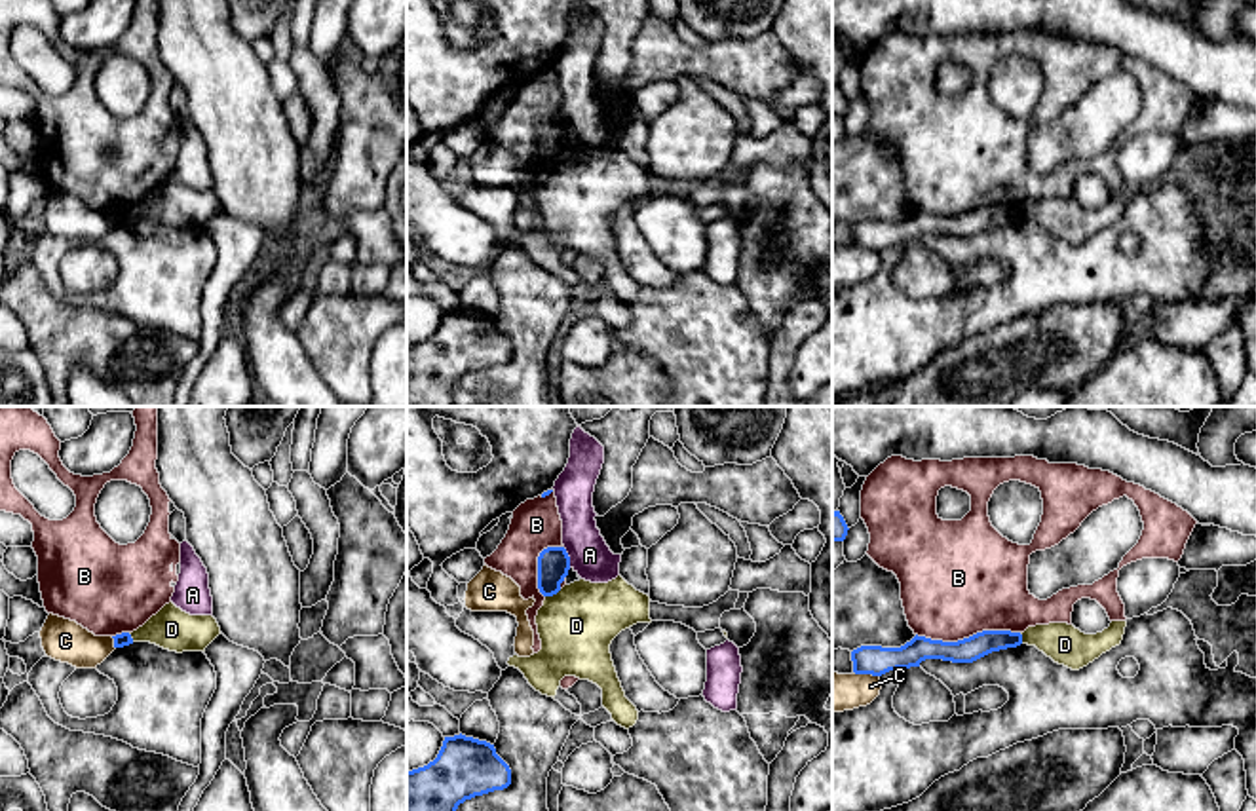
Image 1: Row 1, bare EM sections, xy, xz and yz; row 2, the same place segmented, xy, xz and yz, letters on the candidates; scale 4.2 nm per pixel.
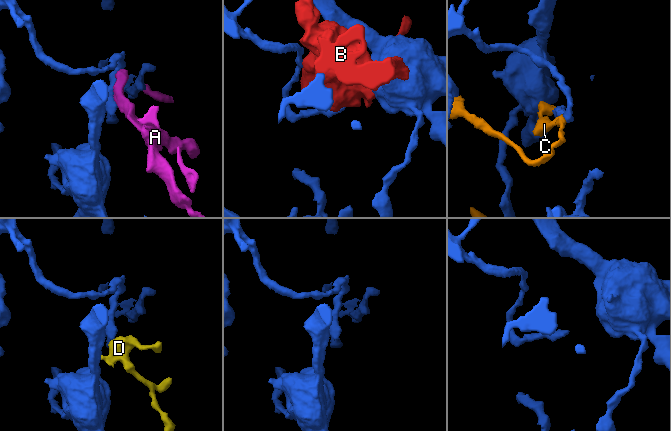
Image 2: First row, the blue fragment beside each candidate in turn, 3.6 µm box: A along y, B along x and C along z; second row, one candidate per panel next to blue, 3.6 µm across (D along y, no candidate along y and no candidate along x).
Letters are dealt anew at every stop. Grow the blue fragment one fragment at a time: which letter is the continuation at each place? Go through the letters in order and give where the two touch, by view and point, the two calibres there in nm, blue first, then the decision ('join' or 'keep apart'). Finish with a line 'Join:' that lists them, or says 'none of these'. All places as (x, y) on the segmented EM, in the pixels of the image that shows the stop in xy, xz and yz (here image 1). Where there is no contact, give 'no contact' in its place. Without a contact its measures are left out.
A: contact xz (569, 557); calibres 140 and 170 nm; keep apart
B: contact yz (970, 637); calibres 110 and 480 nm; keep apart
C: contact yz (867, 673); calibres 130 and 170 nm; keep apart
D: contact xz (553, 593); calibres 140 and 320 nm; keep apart
Join: none of these

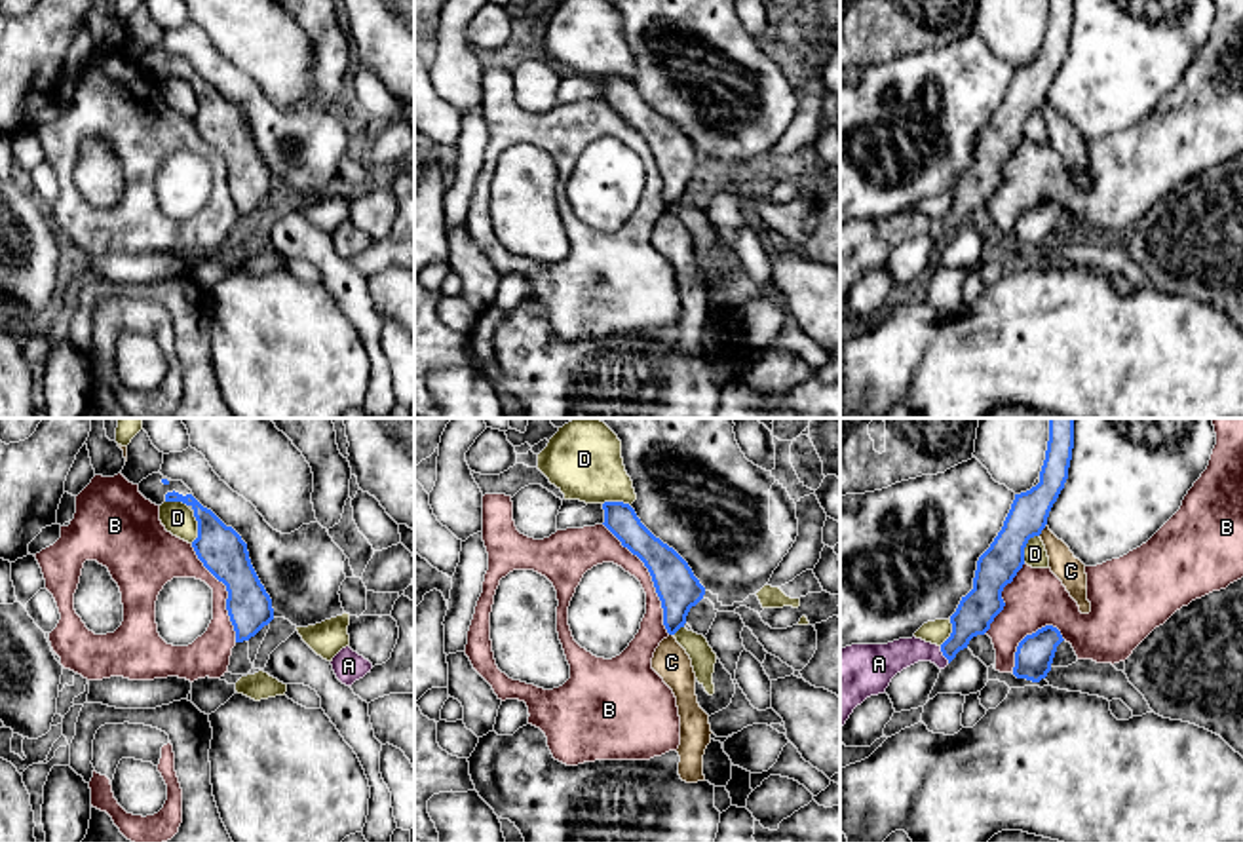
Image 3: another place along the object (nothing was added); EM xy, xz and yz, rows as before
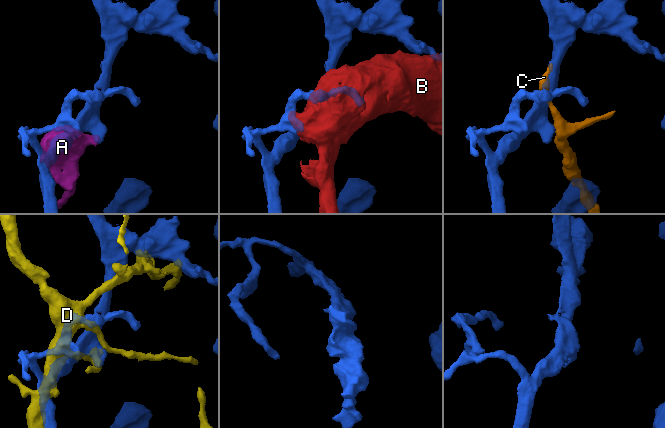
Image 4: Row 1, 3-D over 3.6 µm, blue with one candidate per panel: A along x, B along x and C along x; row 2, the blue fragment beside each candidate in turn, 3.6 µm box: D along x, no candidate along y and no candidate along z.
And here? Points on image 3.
A: contact yz (943, 654); calibres 160 and 140 nm; join
B: contact xz (652, 578); calibres 180 and 140 nm; keep apart
C: contact yz (1044, 527); calibres 170 and 120 nm; keep apart
D: contact yz (1025, 546); calibres 170 and 100 nm; keep apart
Join: A

